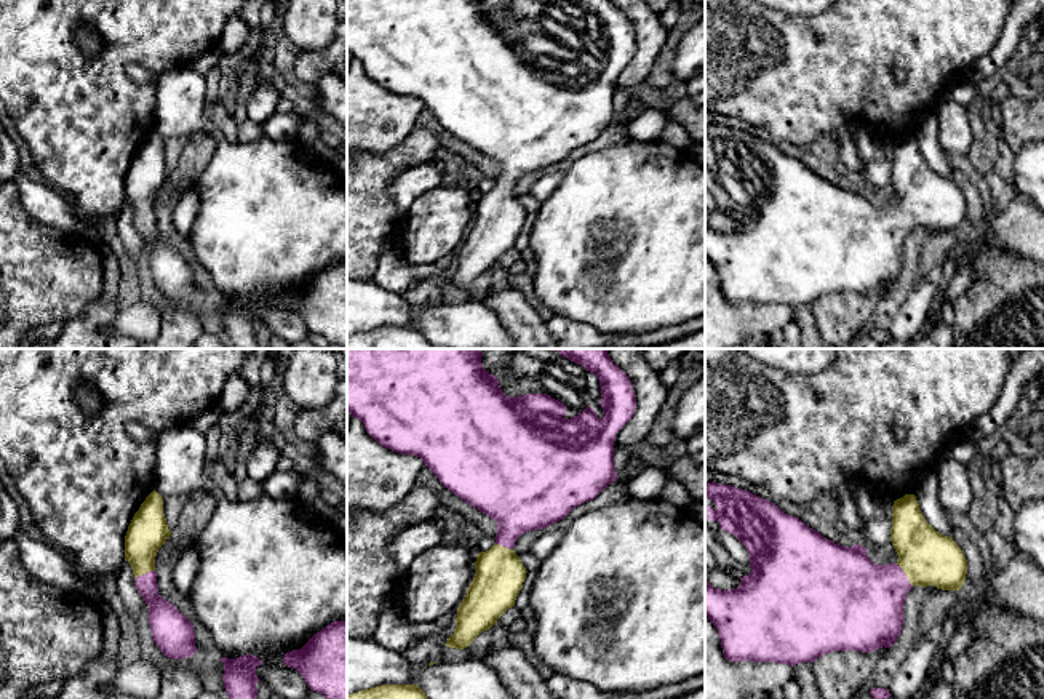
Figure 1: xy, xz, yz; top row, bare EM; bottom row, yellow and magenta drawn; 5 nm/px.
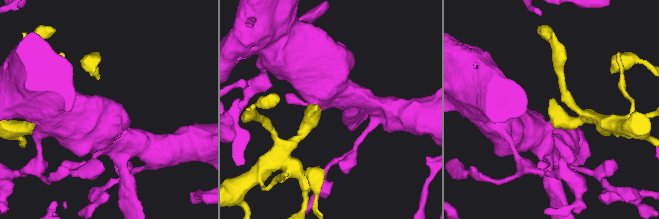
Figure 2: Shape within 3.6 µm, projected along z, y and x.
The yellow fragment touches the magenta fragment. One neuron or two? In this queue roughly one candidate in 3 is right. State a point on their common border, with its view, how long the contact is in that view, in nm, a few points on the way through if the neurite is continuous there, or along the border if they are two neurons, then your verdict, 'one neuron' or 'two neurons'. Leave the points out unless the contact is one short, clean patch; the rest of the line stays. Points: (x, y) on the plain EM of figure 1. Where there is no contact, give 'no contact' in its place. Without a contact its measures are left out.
yz (905, 215) | 150 nm | across yz (926, 199), (905, 215), (864, 242) | one neuron

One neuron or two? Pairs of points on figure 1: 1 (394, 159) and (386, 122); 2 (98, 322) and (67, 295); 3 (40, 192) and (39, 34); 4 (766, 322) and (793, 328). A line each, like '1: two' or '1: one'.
1: two
2: two
3: two
4: two

